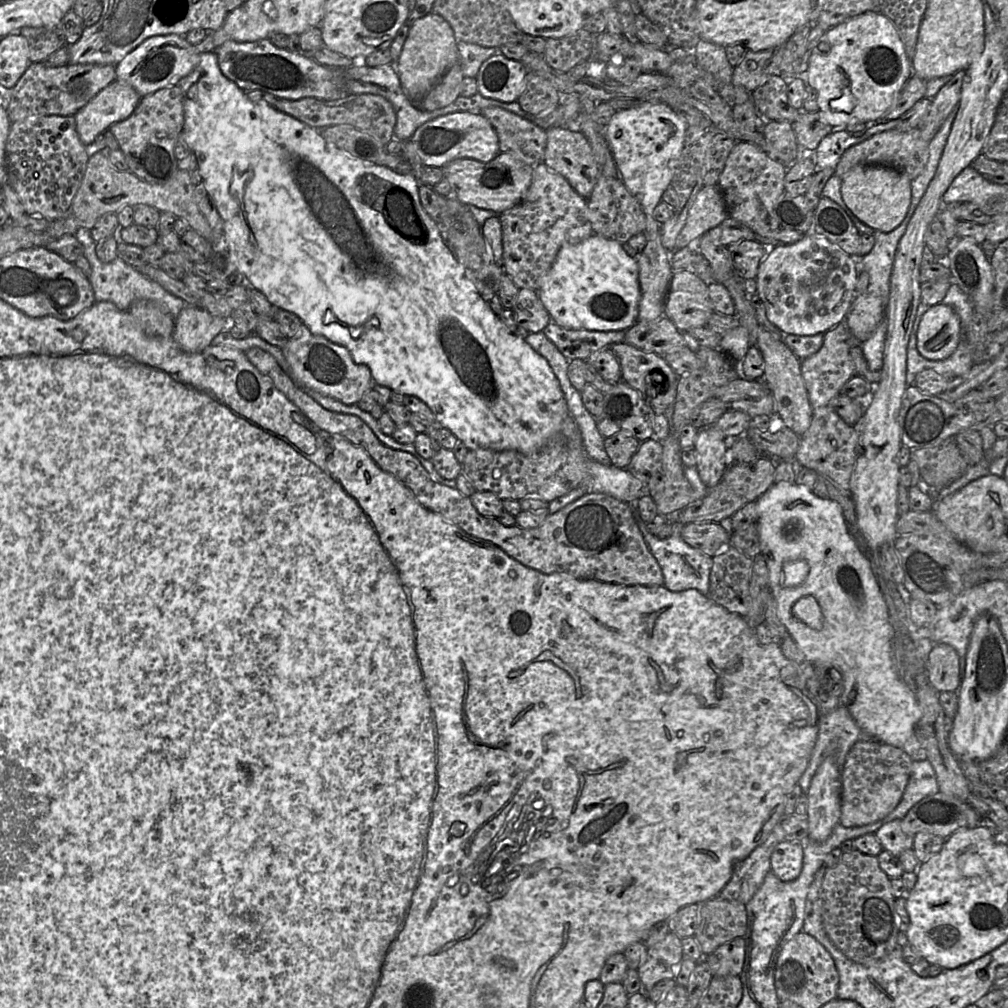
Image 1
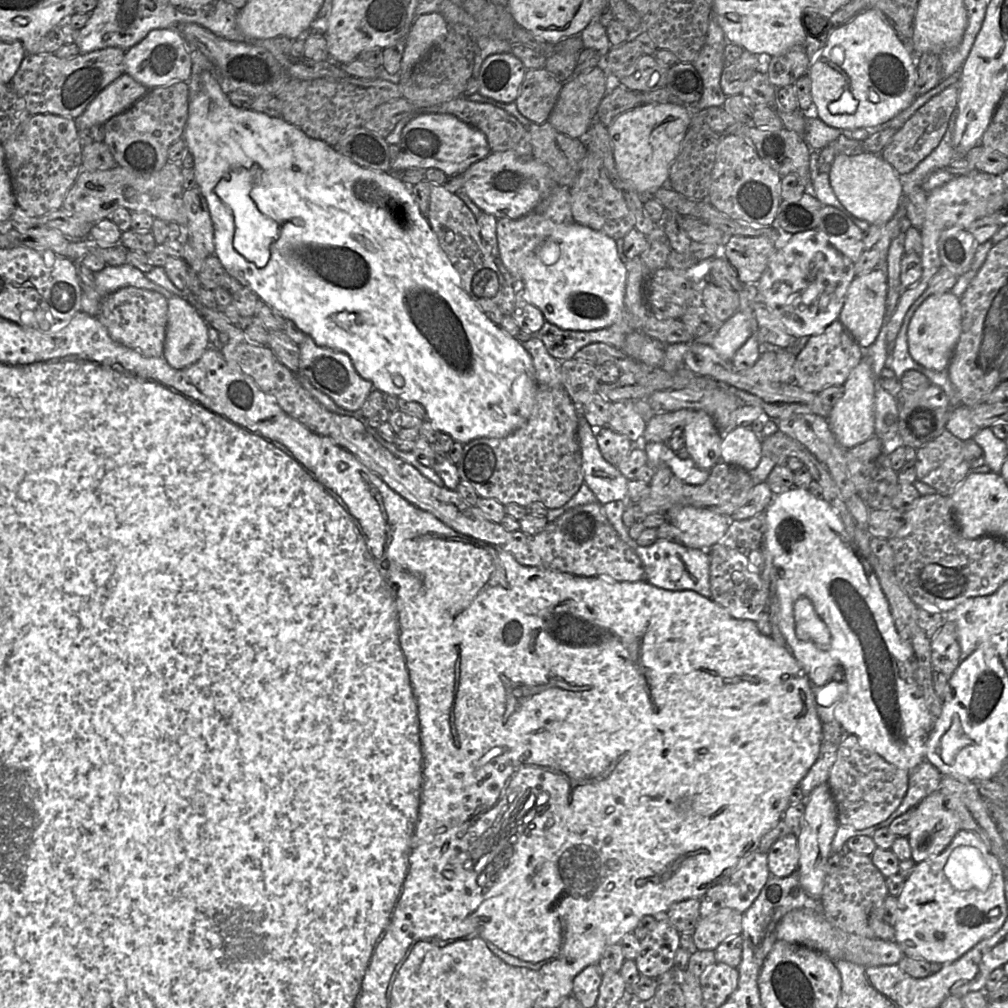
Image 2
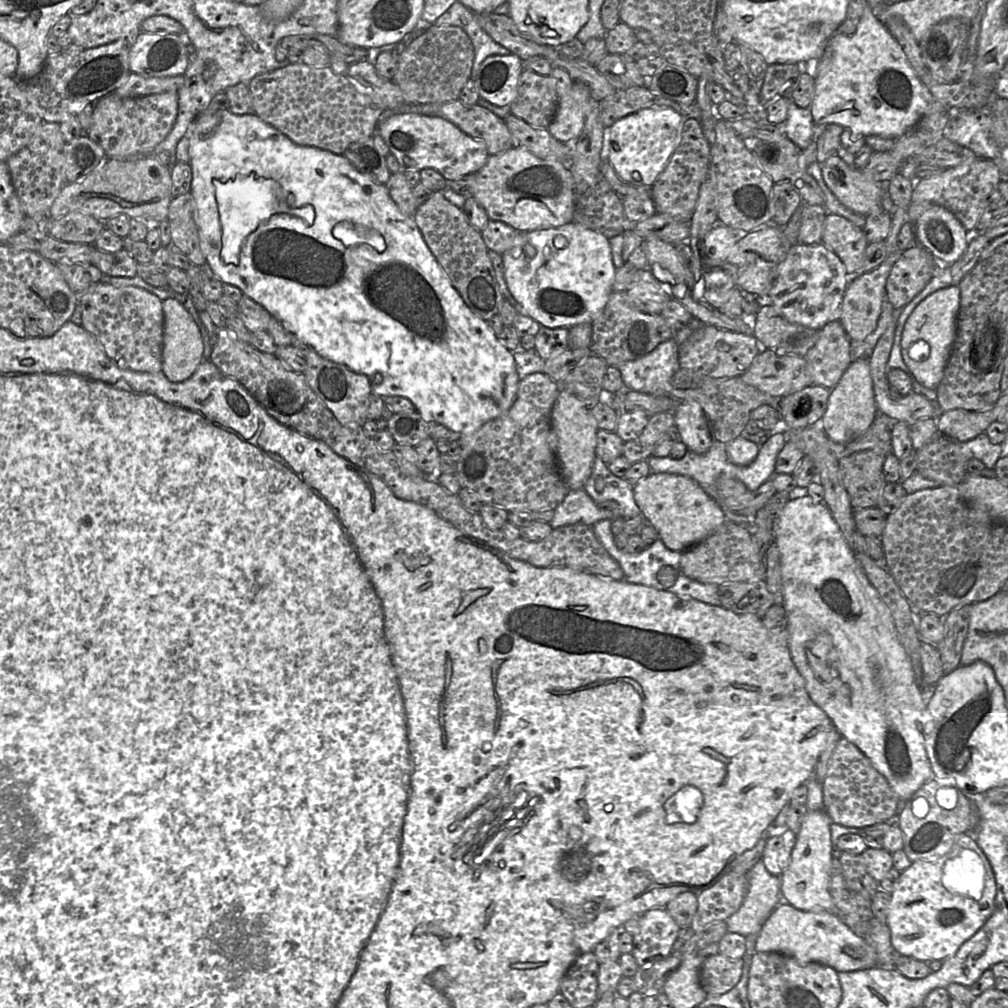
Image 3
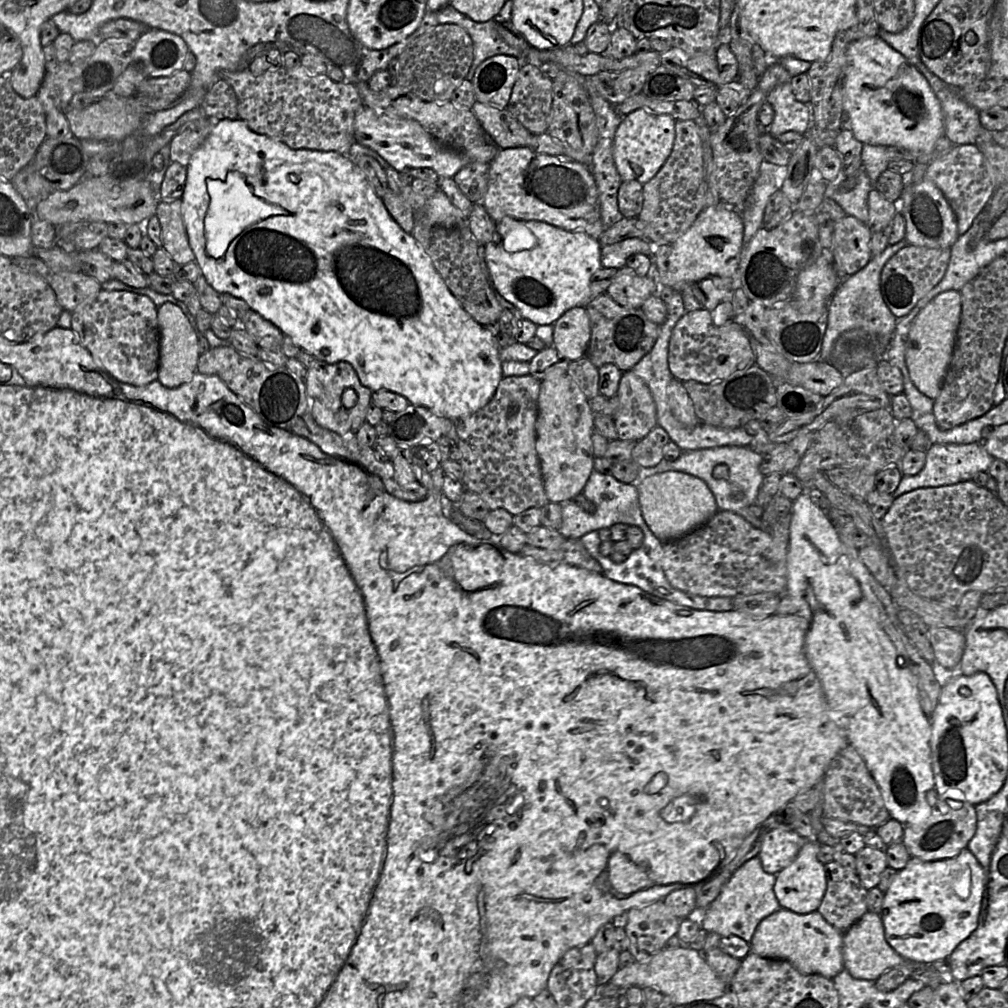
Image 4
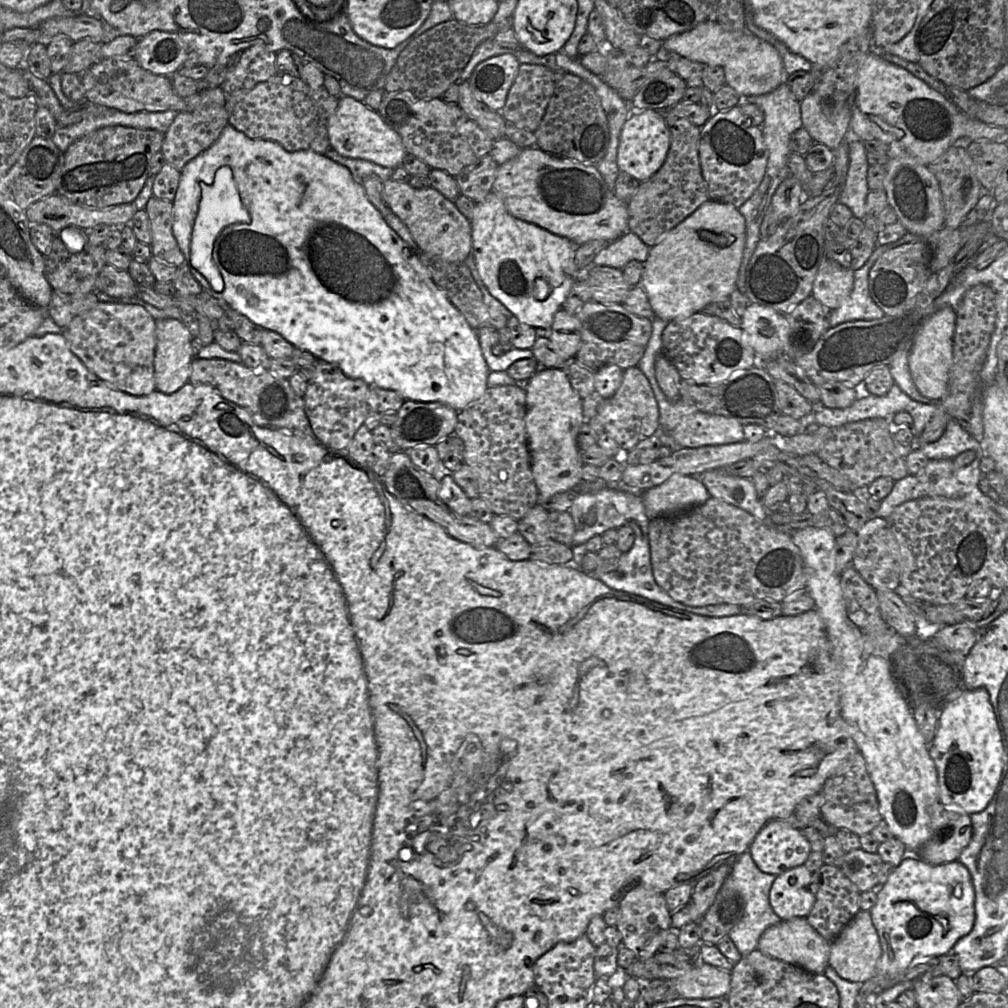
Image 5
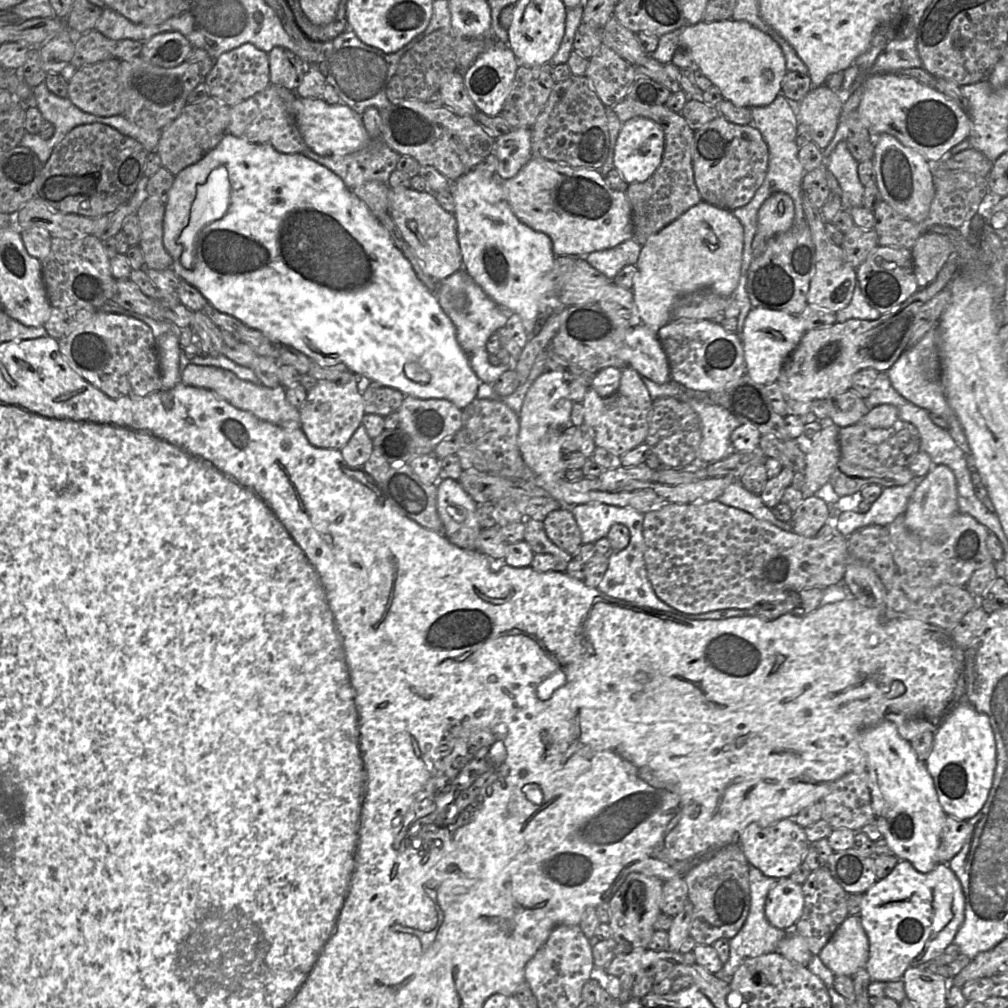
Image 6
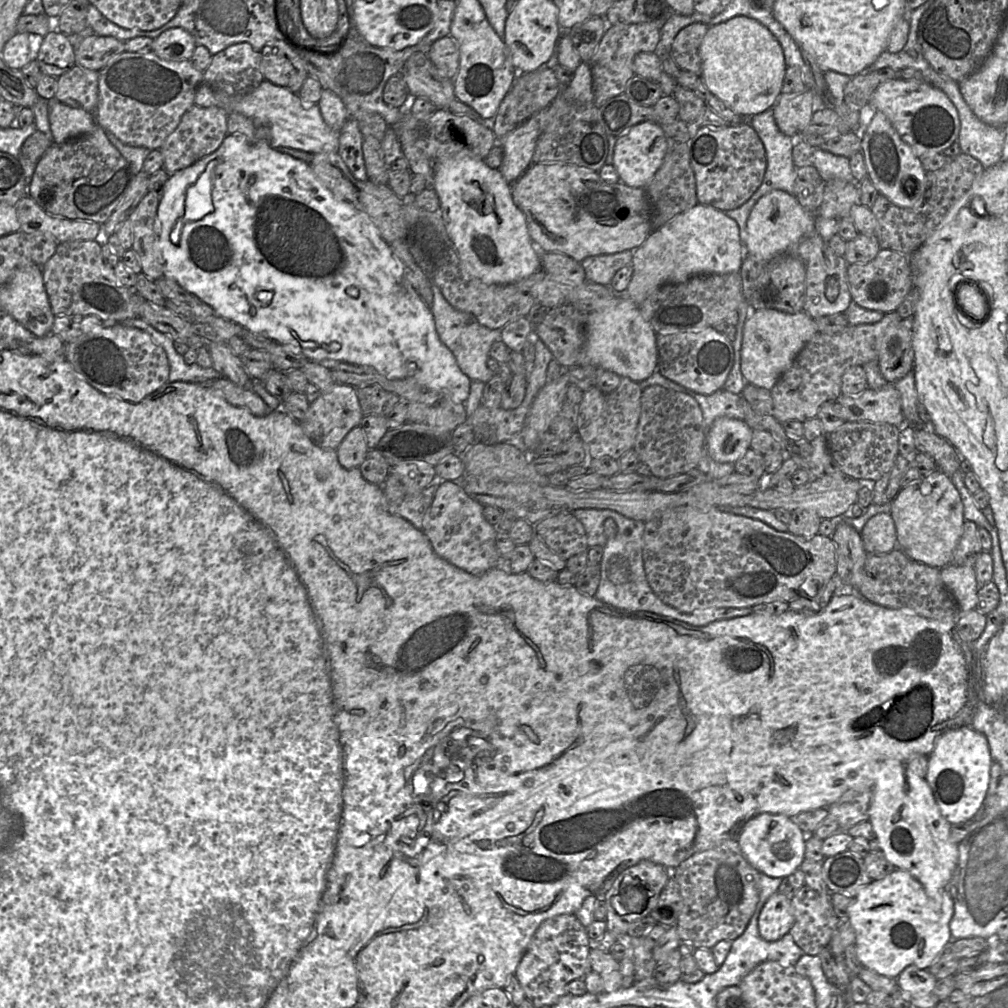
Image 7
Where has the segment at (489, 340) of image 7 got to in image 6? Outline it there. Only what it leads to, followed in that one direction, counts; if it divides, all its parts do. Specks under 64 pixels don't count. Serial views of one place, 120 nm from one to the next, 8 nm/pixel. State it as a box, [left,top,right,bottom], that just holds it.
[436,267,517,384]

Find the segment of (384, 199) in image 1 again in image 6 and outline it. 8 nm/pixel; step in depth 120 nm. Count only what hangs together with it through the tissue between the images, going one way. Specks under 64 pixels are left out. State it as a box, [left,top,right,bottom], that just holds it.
[163,134,479,410]

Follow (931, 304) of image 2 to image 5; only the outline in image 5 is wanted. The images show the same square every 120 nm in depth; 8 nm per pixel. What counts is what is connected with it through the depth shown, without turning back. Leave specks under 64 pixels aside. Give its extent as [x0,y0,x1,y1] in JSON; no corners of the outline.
[909,307,955,400]

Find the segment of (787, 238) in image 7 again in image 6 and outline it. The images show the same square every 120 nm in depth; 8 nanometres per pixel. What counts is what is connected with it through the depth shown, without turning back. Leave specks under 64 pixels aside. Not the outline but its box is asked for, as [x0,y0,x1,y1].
[757,192,795,238]

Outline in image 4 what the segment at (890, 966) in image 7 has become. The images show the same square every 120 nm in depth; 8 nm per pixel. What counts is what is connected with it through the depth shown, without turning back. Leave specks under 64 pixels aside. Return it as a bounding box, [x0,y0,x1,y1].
[879,848,985,963]

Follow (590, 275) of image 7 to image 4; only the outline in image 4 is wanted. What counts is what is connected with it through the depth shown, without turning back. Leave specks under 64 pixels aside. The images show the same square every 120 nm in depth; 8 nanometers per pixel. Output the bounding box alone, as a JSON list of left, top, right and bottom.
[600,238,654,269]

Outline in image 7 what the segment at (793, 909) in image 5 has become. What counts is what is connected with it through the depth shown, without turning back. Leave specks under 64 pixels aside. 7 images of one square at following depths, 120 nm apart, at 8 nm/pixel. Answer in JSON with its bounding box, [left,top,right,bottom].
[758,892,794,942]

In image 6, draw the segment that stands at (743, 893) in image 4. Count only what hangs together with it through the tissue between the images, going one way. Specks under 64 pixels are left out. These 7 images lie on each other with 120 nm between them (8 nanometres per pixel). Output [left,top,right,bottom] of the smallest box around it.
[714,866,787,978]

